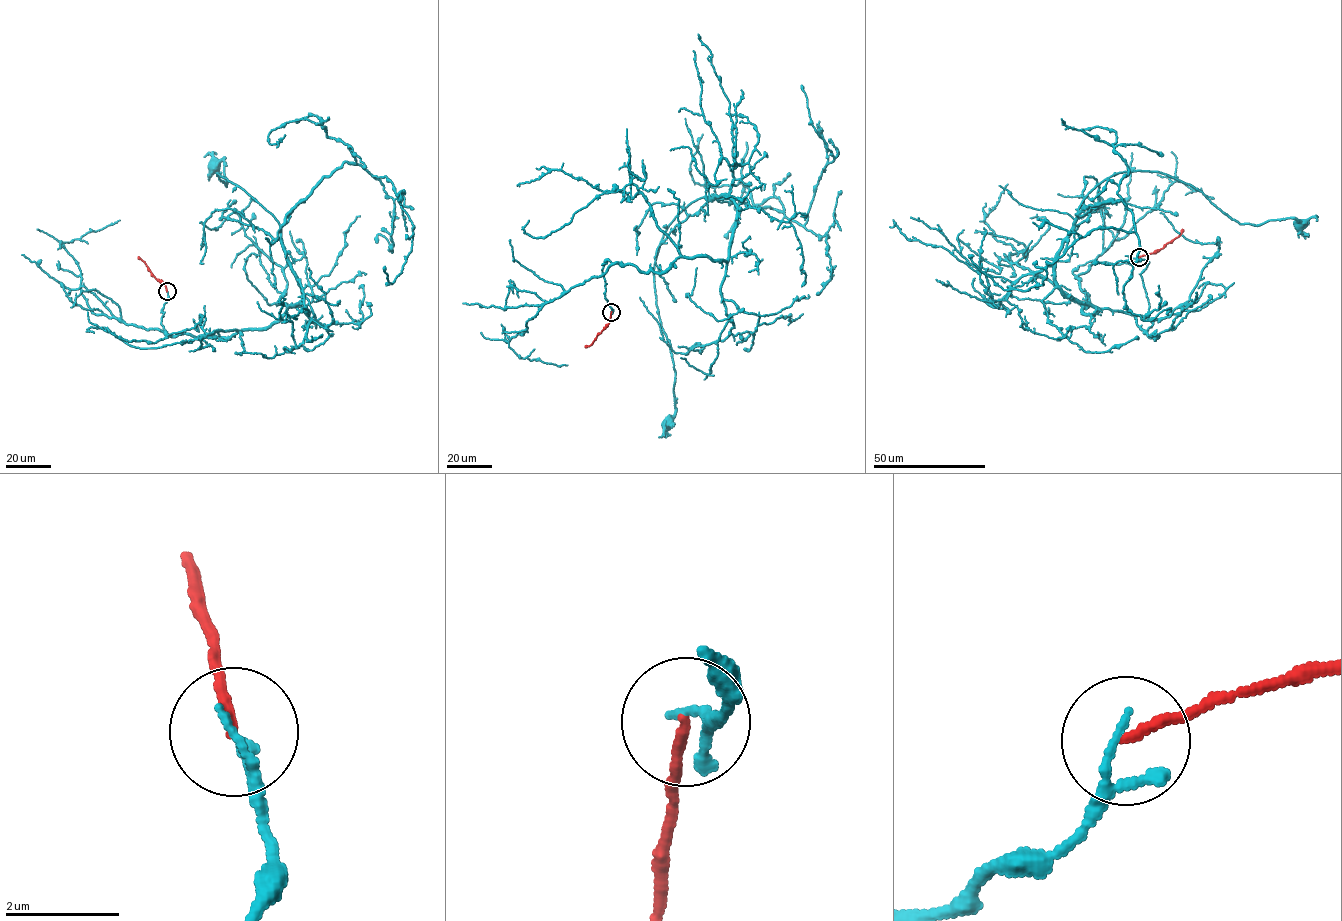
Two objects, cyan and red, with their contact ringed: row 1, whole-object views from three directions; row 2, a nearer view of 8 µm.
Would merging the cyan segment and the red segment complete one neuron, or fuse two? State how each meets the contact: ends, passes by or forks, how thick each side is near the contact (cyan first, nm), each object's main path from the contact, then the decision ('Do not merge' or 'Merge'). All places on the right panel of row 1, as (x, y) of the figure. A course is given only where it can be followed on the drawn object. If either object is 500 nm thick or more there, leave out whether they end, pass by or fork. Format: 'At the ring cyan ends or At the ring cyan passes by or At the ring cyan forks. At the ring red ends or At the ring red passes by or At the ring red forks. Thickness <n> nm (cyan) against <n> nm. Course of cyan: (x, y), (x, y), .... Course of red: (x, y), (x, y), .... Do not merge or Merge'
At the ring cyan passes by. At the ring red ends. Thickness 110 nm (cyan) against 170 nm. Course of cyan: (1138, 257), (1072, 272), (1090, 315), (1055, 278), (1083, 200), (1124, 171), (1180, 180), (1240, 224), (1300, 224). Course of red: (1139, 257), (1163, 248), (1182, 229). Do not merge

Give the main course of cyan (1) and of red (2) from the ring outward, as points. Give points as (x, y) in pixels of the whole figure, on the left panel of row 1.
1: (166, 291), (172, 336), (267, 328), (303, 298), (278, 222), (219, 179), (227, 186), (223, 157), (212, 166)
2: (166, 291), (164, 283), (157, 279), (138, 257)

